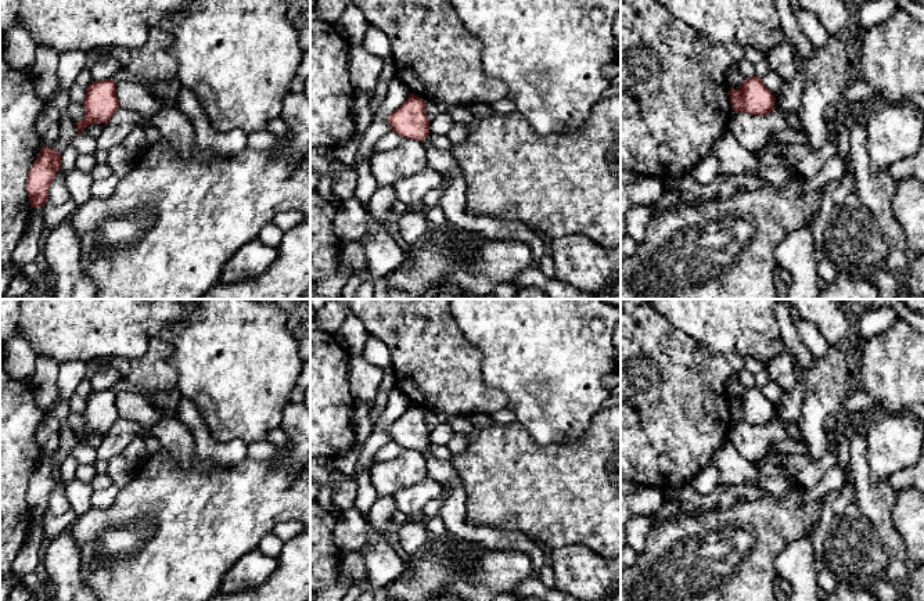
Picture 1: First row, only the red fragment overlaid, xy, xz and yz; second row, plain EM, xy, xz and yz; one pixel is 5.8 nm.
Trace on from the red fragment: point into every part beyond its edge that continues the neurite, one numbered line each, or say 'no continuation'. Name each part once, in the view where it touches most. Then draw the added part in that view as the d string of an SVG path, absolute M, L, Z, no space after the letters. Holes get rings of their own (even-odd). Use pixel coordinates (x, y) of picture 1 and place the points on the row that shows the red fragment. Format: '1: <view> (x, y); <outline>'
no continuation

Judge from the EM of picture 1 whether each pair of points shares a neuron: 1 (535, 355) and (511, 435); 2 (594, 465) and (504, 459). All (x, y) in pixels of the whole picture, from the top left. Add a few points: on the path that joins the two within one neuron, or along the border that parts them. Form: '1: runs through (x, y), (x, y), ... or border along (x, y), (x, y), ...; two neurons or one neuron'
1: border along (516, 421), (539, 445); two neurons
2: runs through (572, 465), (527, 465); one neuron

